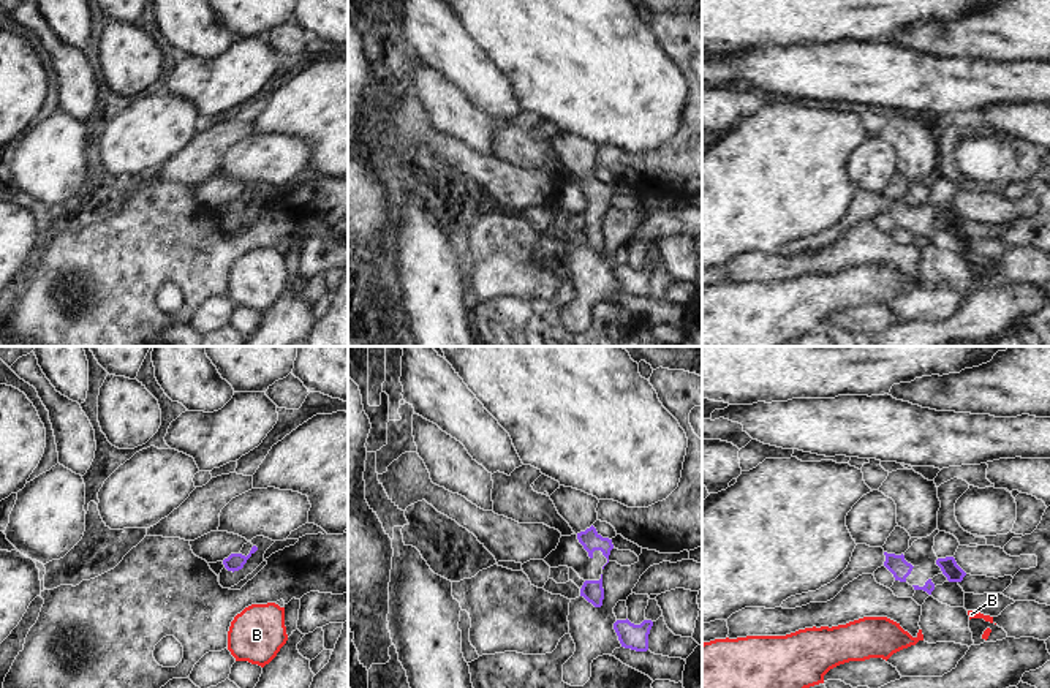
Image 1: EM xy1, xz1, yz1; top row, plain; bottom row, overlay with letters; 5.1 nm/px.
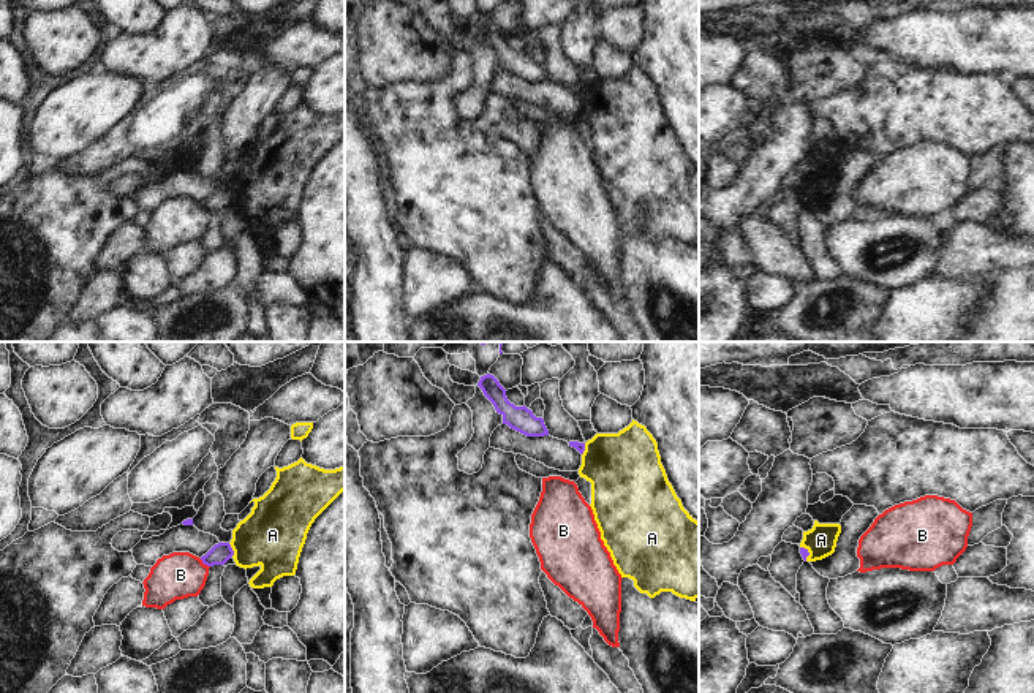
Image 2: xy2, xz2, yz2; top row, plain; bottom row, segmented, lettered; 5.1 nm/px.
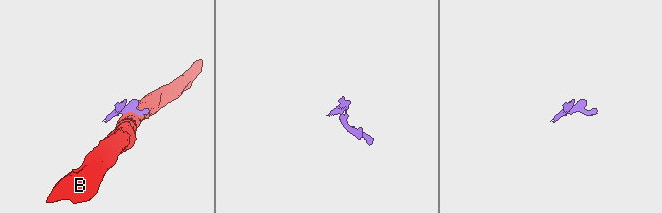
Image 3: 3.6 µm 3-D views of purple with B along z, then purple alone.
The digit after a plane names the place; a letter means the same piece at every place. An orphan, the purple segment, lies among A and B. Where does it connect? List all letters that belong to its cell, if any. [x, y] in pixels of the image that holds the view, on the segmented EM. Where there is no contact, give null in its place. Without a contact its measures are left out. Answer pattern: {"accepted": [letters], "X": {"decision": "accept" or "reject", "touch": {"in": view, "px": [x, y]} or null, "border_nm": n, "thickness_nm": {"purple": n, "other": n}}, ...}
{"accepted": [], "A": {"decision": "reject", "touch": {"in": "xy2", "px": [231, 549]}, "border_nm": 80, "thickness_nm": {"purple": 100, "other": 320}}, "B": {"decision": "reject", "touch": {"in": "xy2", "px": [204, 564]}, "border_nm": 70, "thickness_nm": {"purple": 100, "other": 240}}}

